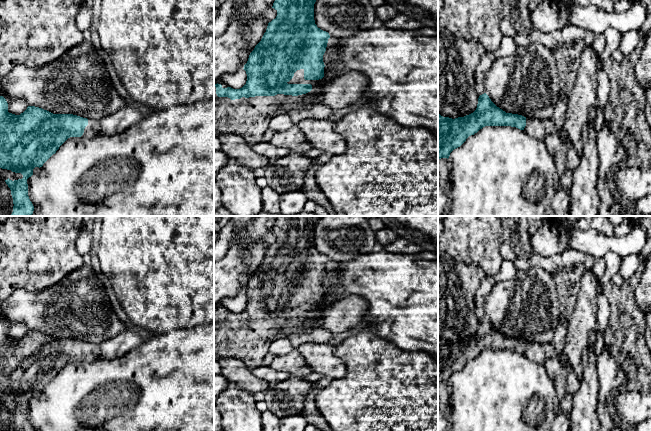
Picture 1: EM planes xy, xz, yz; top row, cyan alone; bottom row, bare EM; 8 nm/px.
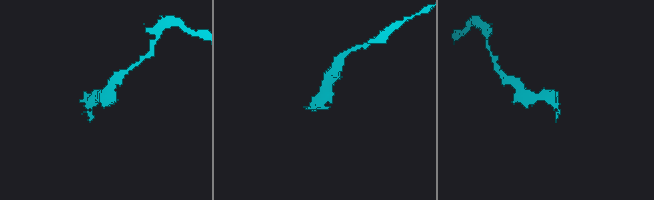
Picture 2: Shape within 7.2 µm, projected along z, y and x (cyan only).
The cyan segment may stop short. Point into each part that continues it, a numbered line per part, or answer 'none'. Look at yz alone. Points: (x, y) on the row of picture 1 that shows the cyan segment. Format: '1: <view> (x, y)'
1: yz (539, 129)

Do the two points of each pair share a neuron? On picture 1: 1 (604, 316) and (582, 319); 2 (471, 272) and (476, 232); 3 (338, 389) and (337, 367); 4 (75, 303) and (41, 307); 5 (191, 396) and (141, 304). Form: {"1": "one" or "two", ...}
{"1": "two", "2": "two", "3": "two", "4": "one", "5": "two"}

